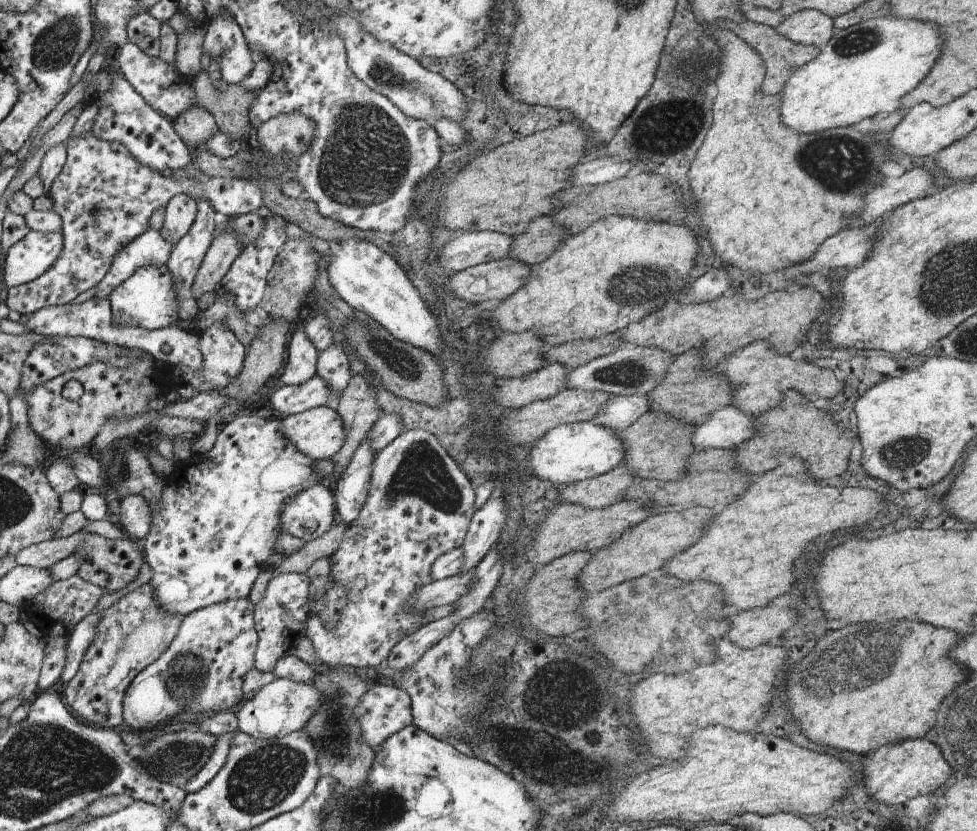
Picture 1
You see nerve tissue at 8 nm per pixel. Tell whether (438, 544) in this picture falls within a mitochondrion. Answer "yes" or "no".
no

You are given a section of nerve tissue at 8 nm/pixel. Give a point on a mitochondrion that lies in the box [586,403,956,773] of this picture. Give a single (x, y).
(845, 655)

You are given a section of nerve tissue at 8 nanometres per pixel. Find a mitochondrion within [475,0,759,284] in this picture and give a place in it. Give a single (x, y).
(677, 129)

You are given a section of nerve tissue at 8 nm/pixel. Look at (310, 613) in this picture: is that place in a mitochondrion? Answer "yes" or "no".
no

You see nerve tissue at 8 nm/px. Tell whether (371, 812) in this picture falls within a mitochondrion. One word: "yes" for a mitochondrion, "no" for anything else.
yes

